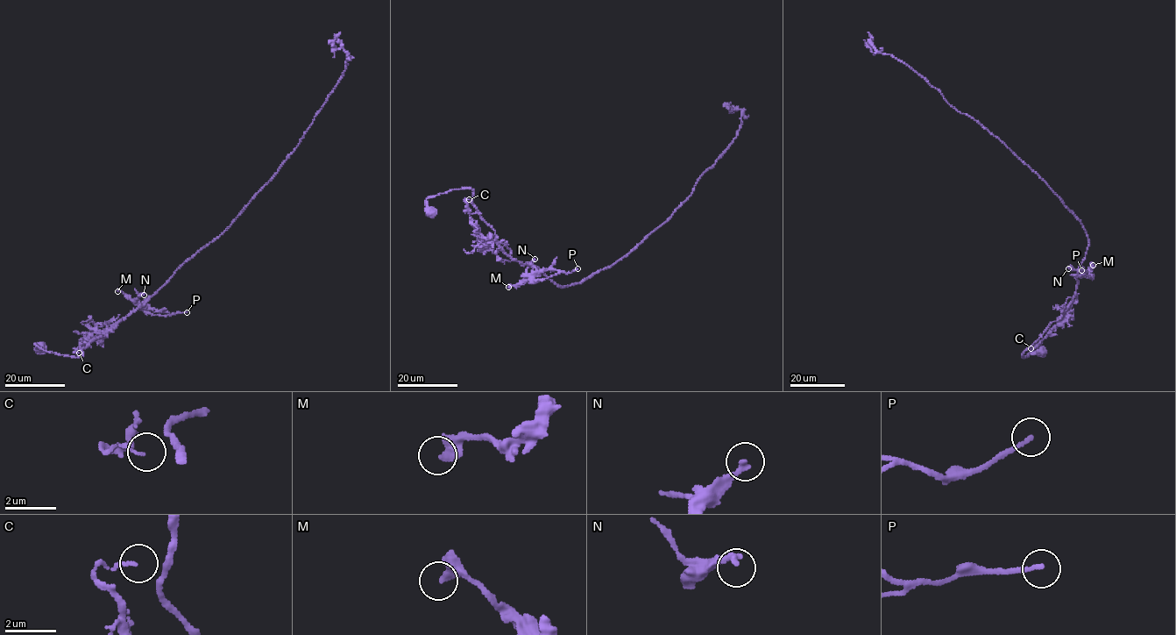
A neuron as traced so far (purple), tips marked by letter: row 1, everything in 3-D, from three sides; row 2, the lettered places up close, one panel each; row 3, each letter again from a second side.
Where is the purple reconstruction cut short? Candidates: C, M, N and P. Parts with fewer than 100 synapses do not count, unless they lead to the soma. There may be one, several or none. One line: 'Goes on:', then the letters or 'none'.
Goes on: none

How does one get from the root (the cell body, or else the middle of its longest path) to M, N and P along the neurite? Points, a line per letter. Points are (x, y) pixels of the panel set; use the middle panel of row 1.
M: (429, 211), (428, 197), (471, 189), (472, 203), (494, 230), (500, 246), (508, 255), (540, 270), (508, 287)
N: (429, 211), (428, 197), (471, 189), (472, 203), (508, 255), (540, 270), (528, 274), (526, 270), (534, 259)
P: (429, 211), (428, 197), (471, 189), (472, 203), (508, 255), (538, 267), (536, 275), (577, 268)

